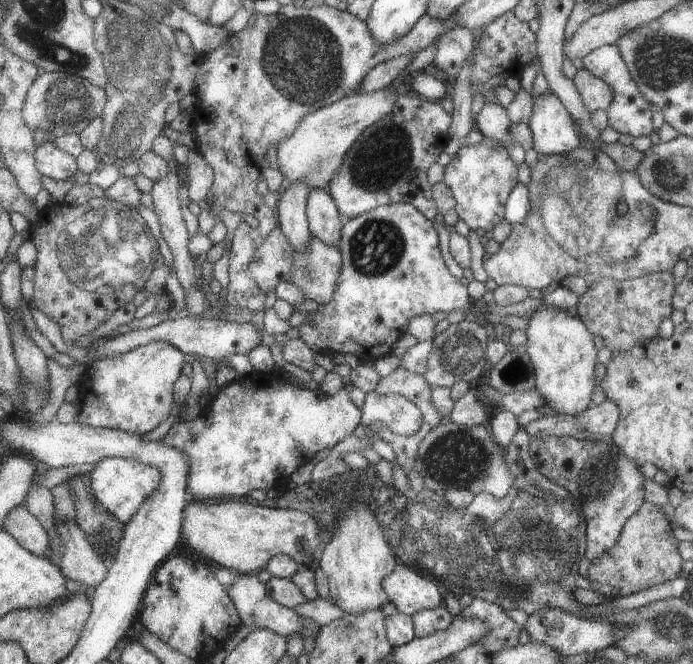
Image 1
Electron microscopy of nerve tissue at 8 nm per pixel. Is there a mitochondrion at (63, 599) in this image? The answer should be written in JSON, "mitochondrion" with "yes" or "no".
{"mitochondrion":"no"}

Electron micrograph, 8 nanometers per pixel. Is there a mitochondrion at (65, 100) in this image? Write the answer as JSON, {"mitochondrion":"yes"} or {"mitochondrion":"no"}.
{"mitochondrion":"yes"}

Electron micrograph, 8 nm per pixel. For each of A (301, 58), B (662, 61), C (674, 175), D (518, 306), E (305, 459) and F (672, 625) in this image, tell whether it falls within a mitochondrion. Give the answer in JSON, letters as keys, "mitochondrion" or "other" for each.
{"A":"mitochondrion","B":"mitochondrion","C":"mitochondrion","D":"other","E":"other","F":"mitochondrion"}

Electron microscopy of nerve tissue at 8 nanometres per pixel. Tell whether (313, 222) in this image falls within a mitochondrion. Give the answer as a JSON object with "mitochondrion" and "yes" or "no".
{"mitochondrion":"no"}

